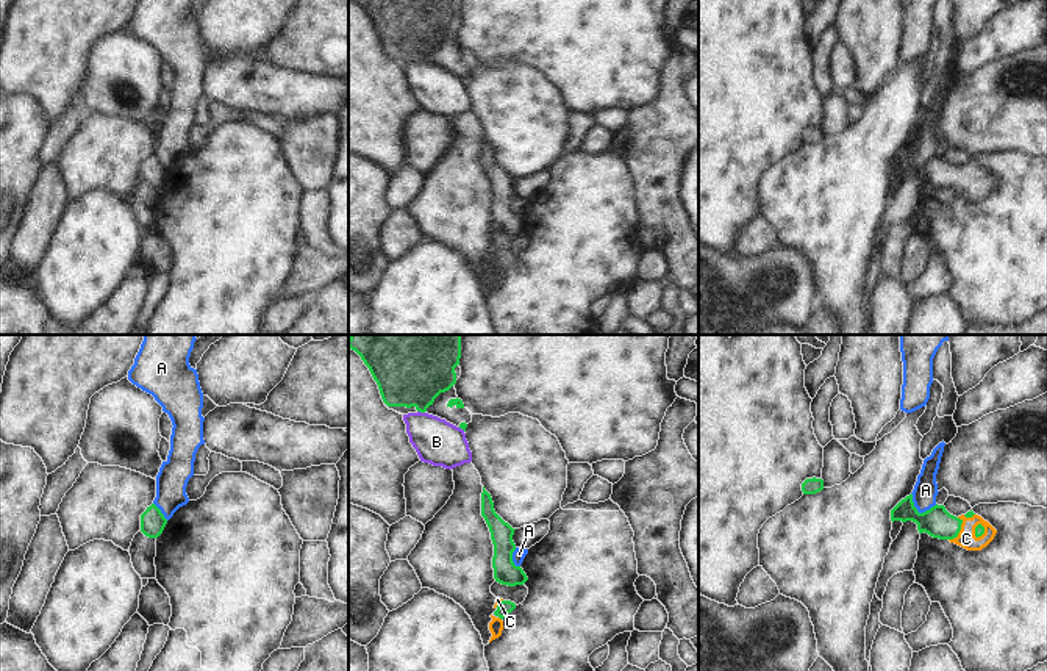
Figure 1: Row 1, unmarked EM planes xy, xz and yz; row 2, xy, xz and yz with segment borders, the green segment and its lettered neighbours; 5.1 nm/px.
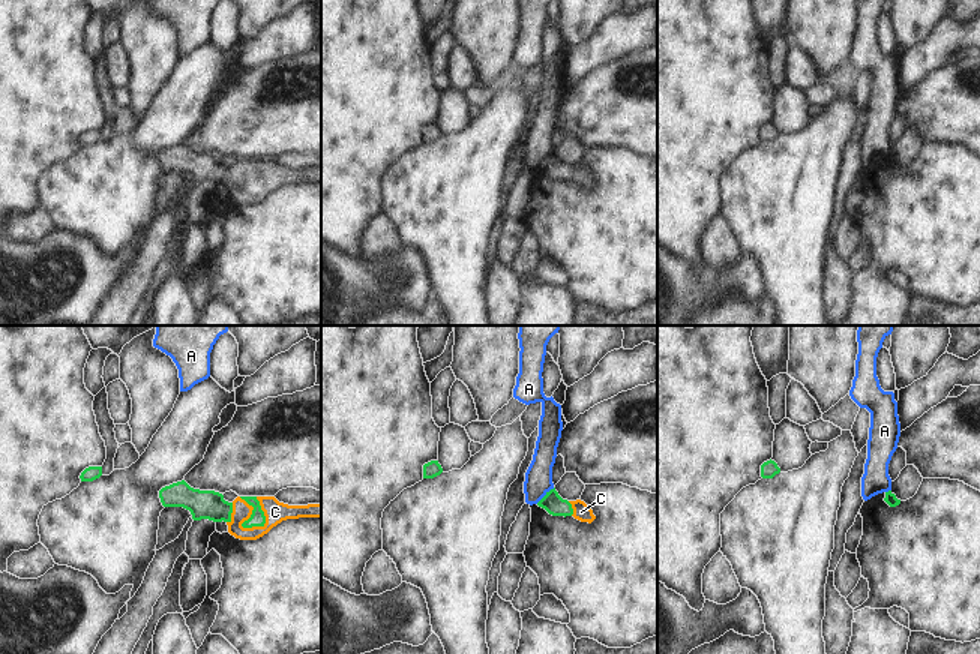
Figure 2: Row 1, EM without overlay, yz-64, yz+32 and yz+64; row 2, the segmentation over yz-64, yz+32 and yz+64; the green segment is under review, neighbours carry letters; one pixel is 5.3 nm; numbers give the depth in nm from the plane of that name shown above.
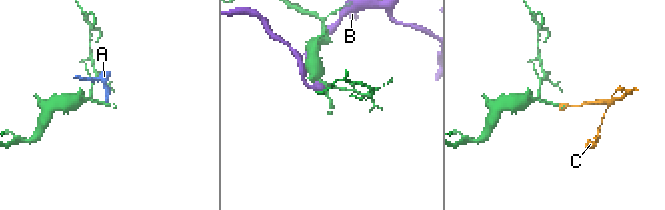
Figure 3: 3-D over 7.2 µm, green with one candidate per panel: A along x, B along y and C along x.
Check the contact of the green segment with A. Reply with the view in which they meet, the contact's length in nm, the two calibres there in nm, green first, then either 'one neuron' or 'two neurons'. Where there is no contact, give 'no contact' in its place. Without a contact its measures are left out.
contact in yz; length 150 nm; calibres 160 and 130 nm; two neurons

